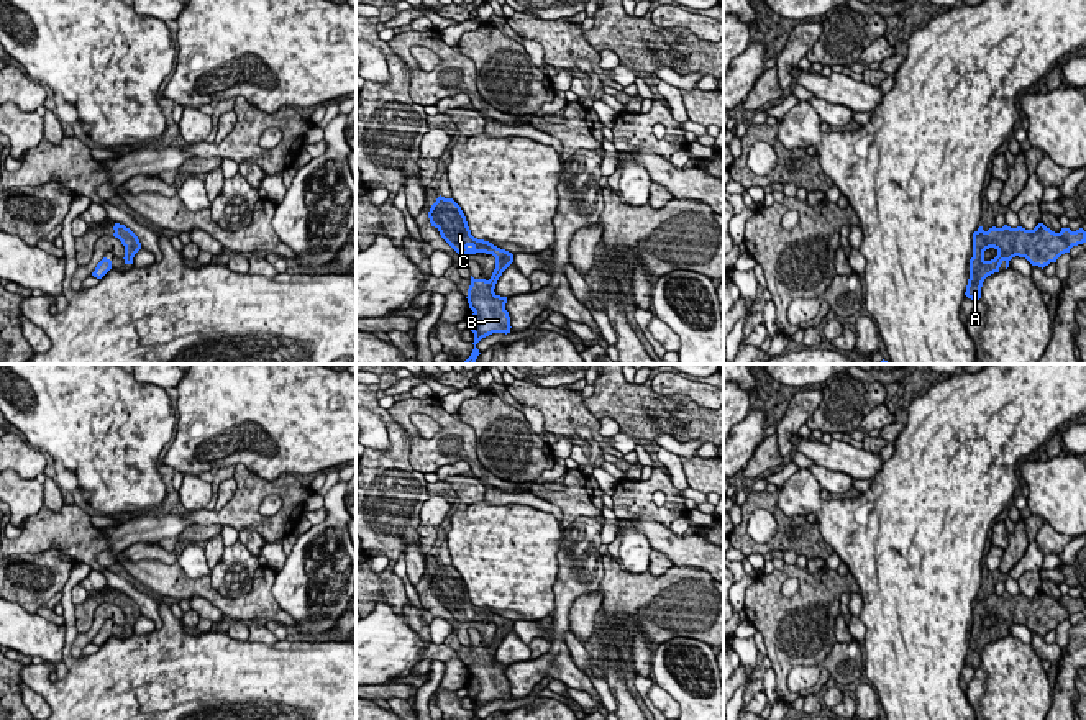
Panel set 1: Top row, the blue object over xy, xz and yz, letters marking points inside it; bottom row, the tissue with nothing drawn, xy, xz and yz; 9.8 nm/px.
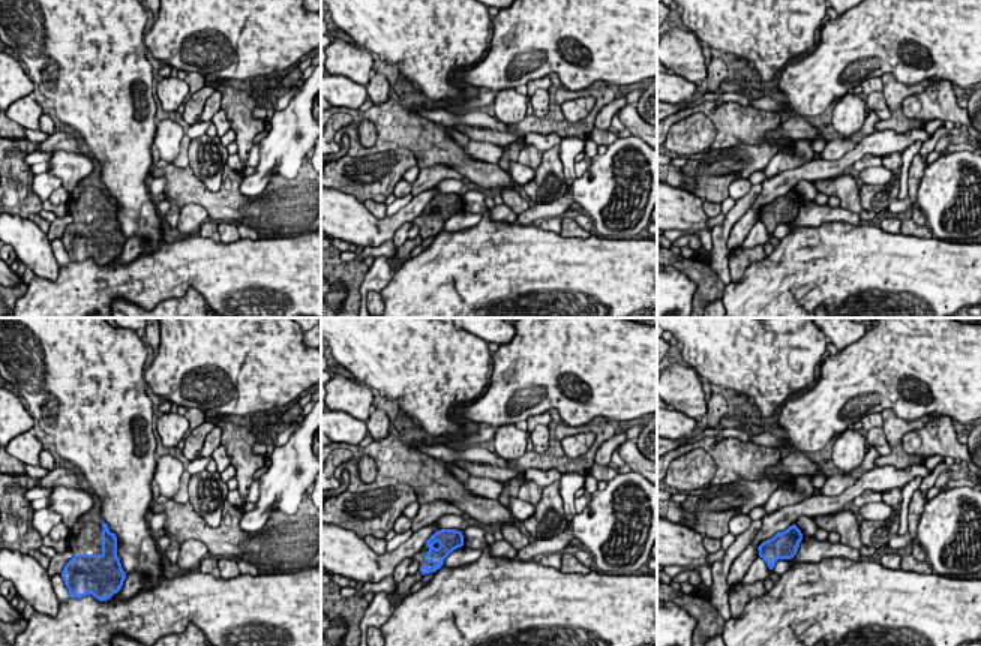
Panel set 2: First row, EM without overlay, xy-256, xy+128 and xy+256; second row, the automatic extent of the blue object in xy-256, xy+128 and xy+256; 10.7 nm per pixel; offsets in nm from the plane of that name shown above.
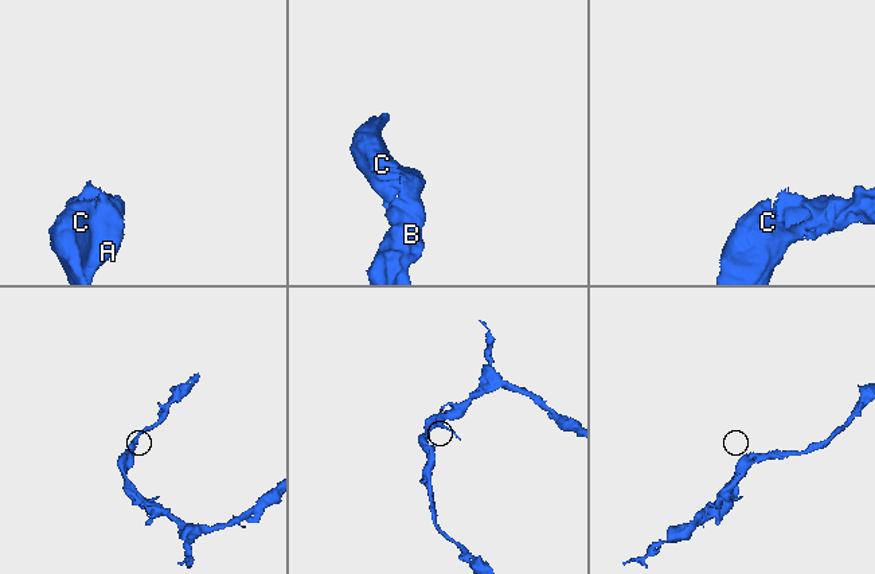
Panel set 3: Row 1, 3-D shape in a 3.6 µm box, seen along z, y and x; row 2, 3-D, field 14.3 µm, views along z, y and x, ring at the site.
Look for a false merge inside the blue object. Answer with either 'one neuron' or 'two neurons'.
one neuron

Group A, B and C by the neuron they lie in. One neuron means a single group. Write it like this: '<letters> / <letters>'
A B C

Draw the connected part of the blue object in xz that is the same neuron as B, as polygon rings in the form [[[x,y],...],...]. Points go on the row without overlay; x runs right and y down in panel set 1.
[[[440,563],[431,572],[428,586],[431,594],[440,599],[441,605],[458,622],[486,620],[495,625],[495,636],[491,646],[474,646],[471,643],[466,664],[469,676],[474,679],[466,686],[469,697],[474,700],[472,720],[479,720],[476,712],[482,705],[492,700],[510,700],[510,684],[505,677],[507,664],[497,663],[494,656],[502,640],[513,630],[513,622],[489,608],[474,605],[461,574],[453,566]]]

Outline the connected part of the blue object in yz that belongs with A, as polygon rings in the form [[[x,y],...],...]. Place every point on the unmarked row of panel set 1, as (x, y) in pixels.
[[[1043,590],[1034,597],[1022,594],[989,595],[979,594],[973,600],[973,625],[970,627],[970,646],[965,663],[974,669],[981,666],[981,654],[988,643],[999,640],[1001,631],[1009,635],[1009,628],[1015,623],[1025,625],[1032,633],[1045,635],[1050,630],[1070,620],[1073,613],[1086,610],[1083,595],[1071,599],[1061,595],[1060,600],[1052,599]]]

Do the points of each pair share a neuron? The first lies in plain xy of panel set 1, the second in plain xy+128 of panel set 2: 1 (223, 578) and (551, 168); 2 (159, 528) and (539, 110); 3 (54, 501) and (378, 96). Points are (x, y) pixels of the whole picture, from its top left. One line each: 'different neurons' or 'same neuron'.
1: same neuron
2: different neurons
3: same neuron

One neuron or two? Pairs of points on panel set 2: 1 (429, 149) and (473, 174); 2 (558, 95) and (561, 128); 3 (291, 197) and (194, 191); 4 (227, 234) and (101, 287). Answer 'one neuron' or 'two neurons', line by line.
1: one neuron
2: one neuron
3: one neuron
4: two neurons

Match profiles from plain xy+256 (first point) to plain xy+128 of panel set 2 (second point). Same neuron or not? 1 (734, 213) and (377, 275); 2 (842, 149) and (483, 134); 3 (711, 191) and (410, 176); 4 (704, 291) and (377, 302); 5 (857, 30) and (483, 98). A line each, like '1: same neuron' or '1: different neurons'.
1: same neuron
2: different neurons
3: different neurons
4: different neurons
5: different neurons

